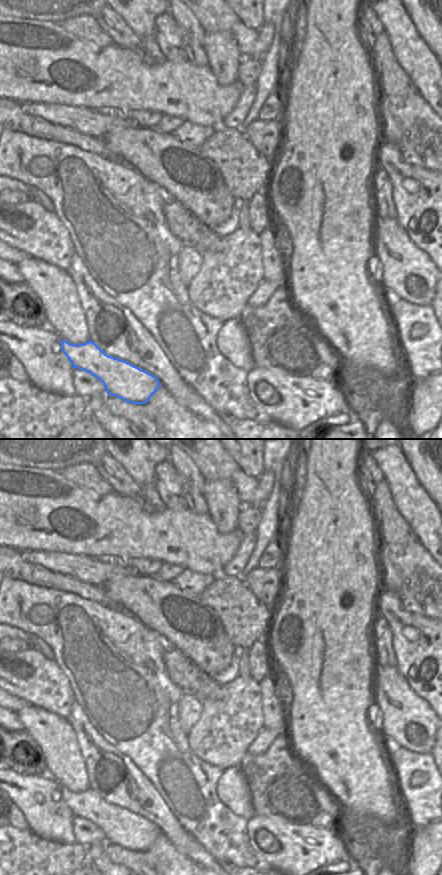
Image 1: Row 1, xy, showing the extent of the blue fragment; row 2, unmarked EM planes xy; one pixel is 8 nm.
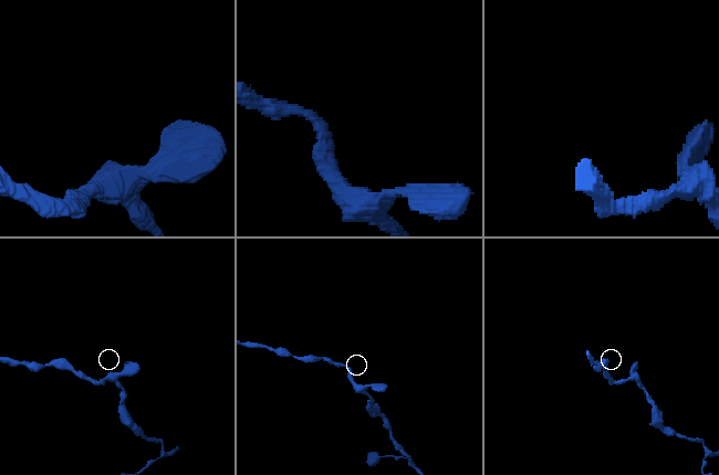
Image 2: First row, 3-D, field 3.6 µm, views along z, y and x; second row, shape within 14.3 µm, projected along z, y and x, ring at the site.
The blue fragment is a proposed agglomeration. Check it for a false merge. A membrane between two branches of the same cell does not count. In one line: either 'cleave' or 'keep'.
keep

